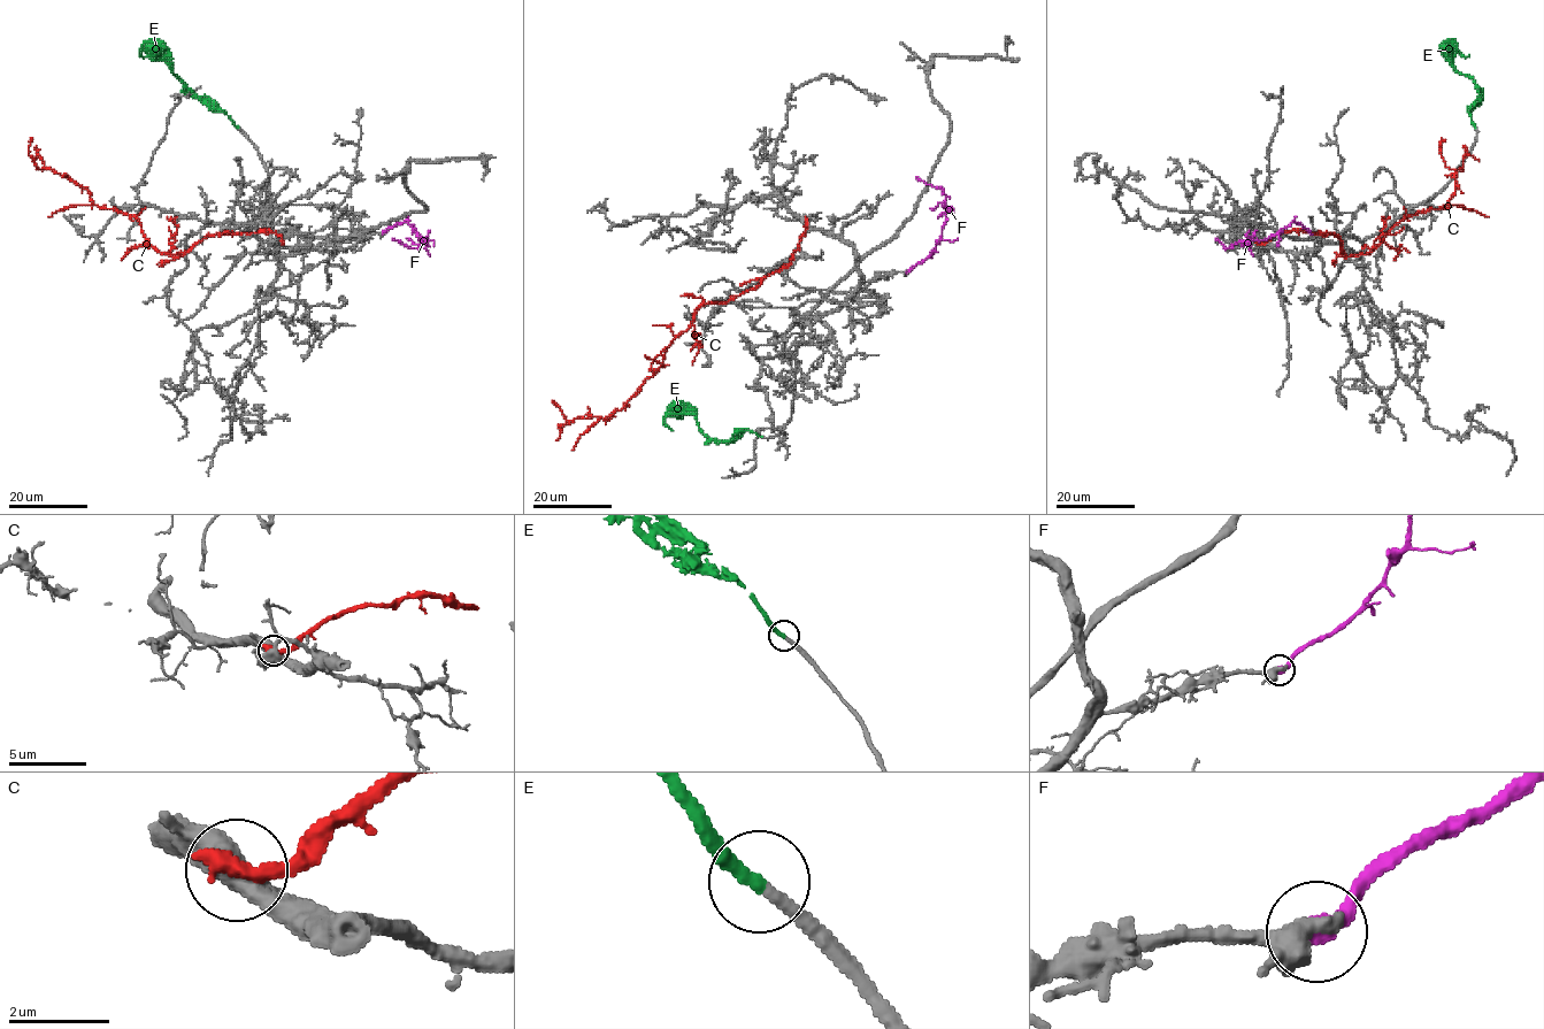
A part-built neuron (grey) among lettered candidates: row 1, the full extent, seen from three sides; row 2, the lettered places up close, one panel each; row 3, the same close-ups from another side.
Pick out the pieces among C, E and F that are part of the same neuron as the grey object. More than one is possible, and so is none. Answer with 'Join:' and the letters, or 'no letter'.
Join: E, F

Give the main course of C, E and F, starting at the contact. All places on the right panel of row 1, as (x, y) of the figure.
C: (1259, 244), (1304, 230), (1372, 251), (1446, 207), (1460, 168), (1444, 140)
E: (1475, 125), (1469, 108), (1479, 98), (1477, 84), (1451, 63), (1454, 50), (1465, 56), (1469, 54)
F: (1310, 232), (1292, 222), (1264, 239), (1234, 244), (1227, 248), (1215, 239)

